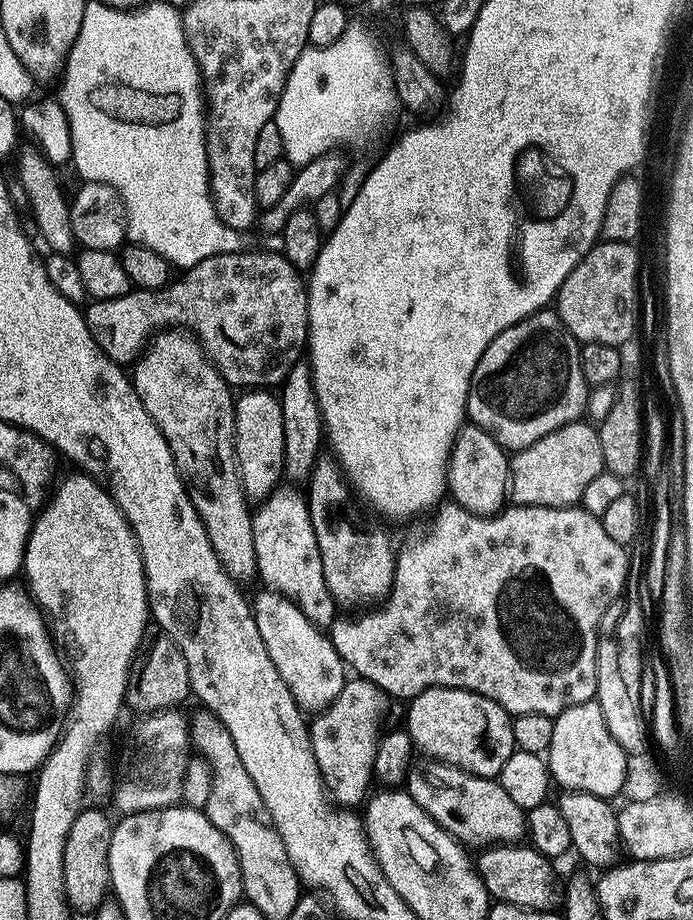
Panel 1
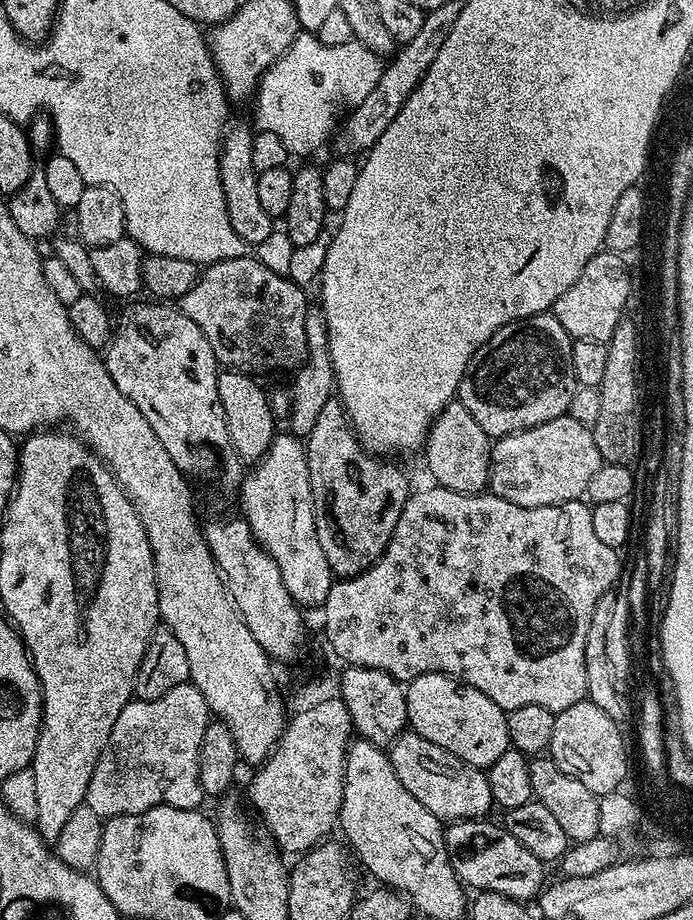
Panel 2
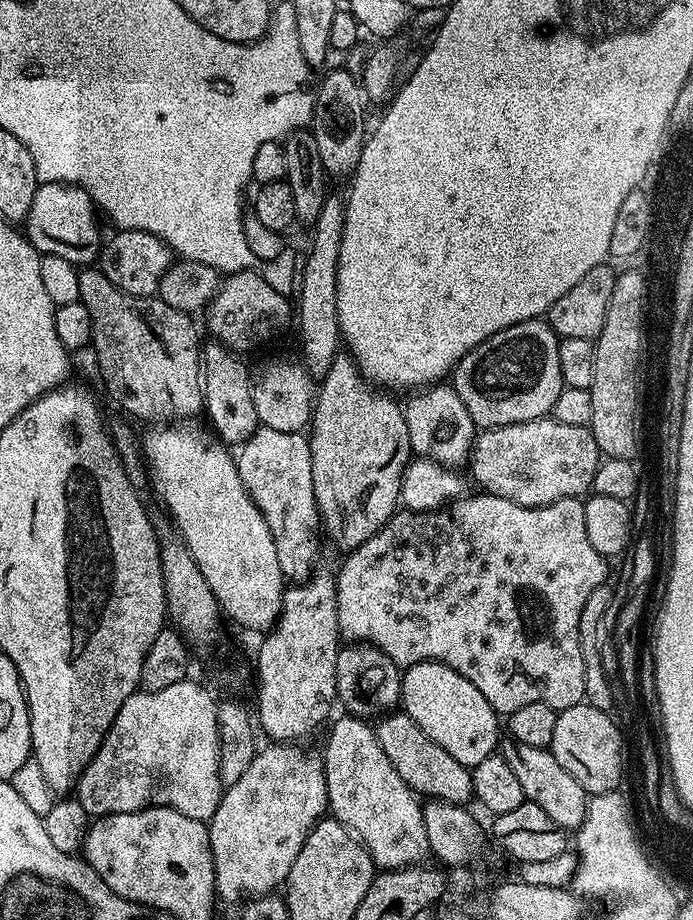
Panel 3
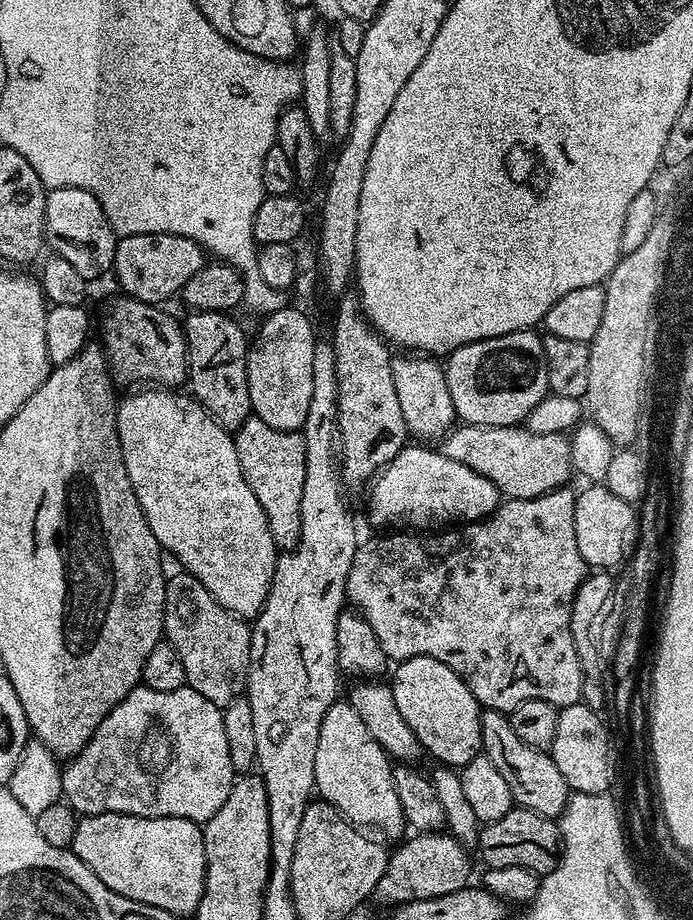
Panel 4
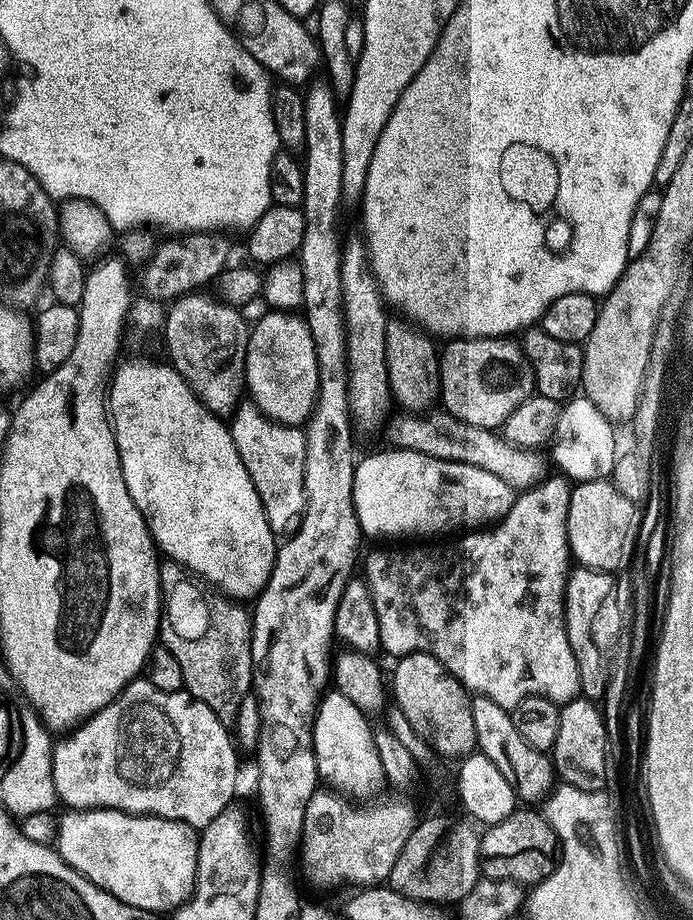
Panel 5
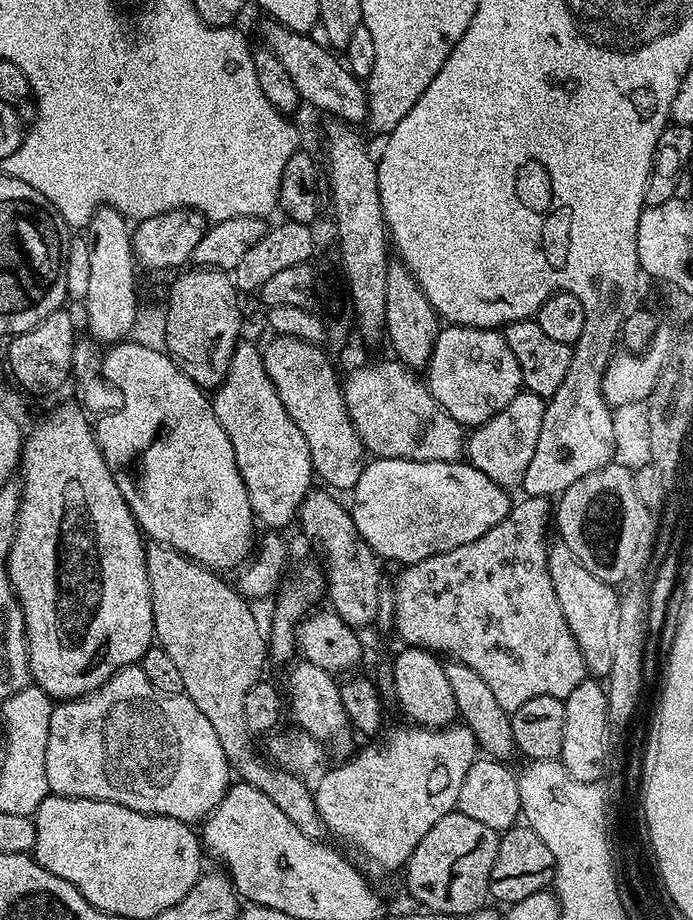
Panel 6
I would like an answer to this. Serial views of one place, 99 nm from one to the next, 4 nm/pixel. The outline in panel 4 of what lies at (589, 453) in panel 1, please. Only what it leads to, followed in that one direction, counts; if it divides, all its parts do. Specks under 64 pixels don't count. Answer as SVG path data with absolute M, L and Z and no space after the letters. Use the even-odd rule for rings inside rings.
M461 423L442 441L446 458L470 466L482 478L490 478L505 497L513 500L538 498L555 488L565 487L574 476L569 437L564 434L534 434L527 427L491 428Z

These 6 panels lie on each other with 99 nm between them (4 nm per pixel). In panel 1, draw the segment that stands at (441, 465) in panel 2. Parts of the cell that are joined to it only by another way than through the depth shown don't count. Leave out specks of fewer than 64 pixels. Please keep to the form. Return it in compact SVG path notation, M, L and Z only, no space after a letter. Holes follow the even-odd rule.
M468 422L456 433L448 455L446 488L451 499L479 516L495 514L505 507L508 496L510 456L500 443L478 425ZM505 500L505 501L504 501Z

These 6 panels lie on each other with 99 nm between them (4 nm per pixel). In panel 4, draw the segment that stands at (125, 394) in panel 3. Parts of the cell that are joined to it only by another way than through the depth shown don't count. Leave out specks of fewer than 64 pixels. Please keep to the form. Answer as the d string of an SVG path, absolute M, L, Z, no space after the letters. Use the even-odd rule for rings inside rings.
M119 298L104 316L102 347L110 375L117 385L136 384L145 380L148 386L172 390L188 378L188 351L181 321L175 320L163 307L141 300Z

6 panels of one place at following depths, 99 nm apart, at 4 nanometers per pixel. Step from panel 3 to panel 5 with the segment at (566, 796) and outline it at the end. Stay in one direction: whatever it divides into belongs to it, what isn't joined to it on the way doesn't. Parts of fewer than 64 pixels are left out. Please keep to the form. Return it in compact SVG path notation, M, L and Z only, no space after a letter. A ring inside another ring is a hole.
M480 698L473 703L474 734L476 735L476 747L510 782L510 786L516 791L521 801L543 801L552 792L558 777L548 752L539 752L522 734L518 734L518 726L514 726L512 713L507 708L498 706L494 702Z

